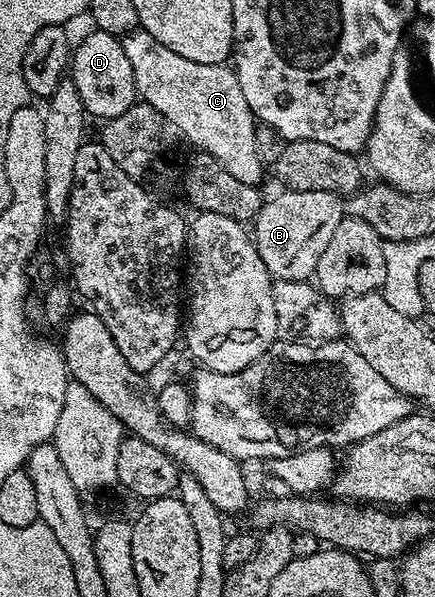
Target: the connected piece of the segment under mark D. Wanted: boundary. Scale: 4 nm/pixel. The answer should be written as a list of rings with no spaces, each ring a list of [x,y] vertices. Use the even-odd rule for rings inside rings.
[[[91,29],[80,43],[78,40],[74,44],[69,64],[69,78],[77,85],[77,93],[81,93],[81,101],[88,116],[95,118],[96,115],[99,121],[121,117],[125,109],[137,102],[133,65],[129,65],[129,60],[125,57],[120,36]]]

